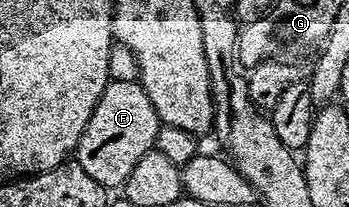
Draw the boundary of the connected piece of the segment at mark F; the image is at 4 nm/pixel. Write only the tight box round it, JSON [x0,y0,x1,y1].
[75,80,161,190]

